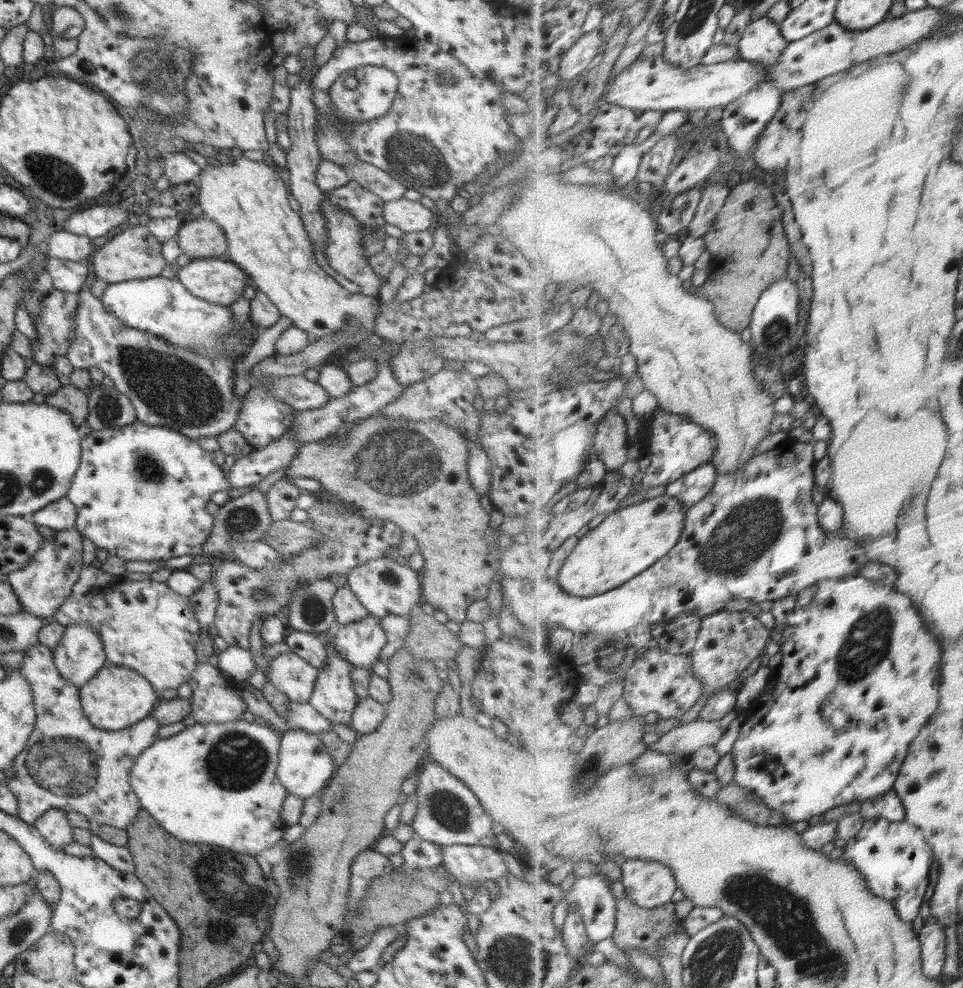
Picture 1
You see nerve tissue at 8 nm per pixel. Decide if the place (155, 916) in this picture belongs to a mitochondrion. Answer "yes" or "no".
no

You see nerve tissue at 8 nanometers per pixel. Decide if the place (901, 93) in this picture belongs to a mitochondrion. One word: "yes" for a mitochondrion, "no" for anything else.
yes

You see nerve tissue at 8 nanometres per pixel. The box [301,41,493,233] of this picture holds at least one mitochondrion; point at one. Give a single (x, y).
(415, 156)

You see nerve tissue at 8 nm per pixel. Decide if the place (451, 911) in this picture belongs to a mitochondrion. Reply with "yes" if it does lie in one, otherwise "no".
no

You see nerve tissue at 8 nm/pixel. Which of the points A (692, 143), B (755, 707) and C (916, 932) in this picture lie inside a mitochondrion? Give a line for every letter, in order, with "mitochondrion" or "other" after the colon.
A: other
B: other
C: other

